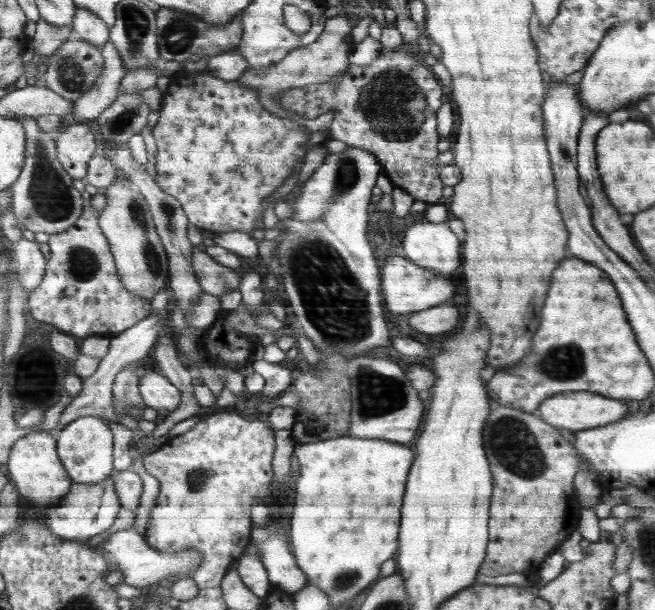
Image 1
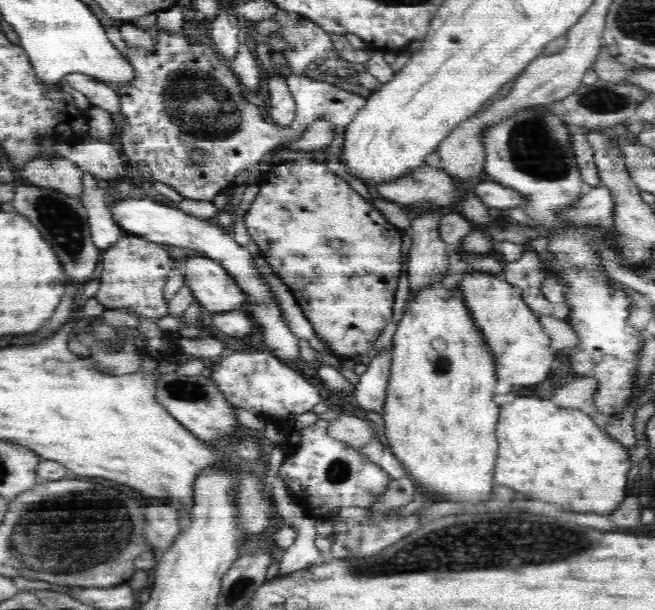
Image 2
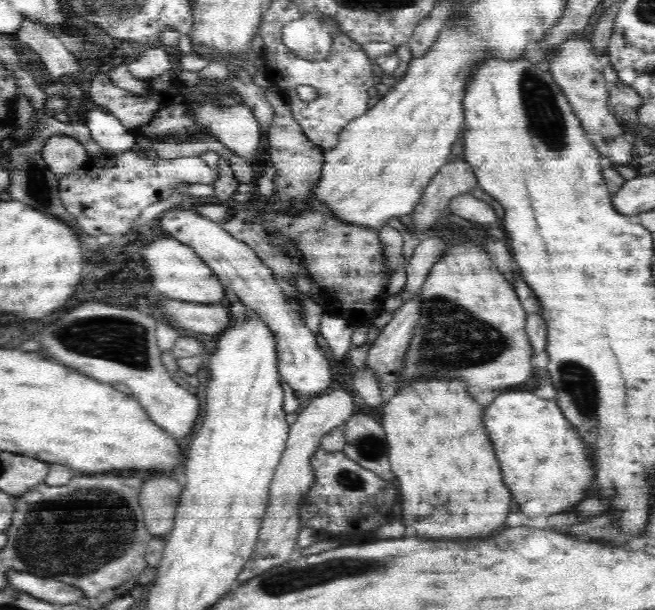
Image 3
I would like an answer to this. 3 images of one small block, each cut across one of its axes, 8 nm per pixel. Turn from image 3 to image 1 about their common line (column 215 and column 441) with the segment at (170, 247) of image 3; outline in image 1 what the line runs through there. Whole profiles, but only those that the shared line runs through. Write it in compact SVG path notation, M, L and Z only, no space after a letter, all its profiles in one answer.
M400 256L388 258L386 266L382 268L381 290L385 293L386 308L394 314L408 314L420 312L454 296L454 282L436 273L434 269L420 266L410 259Z

